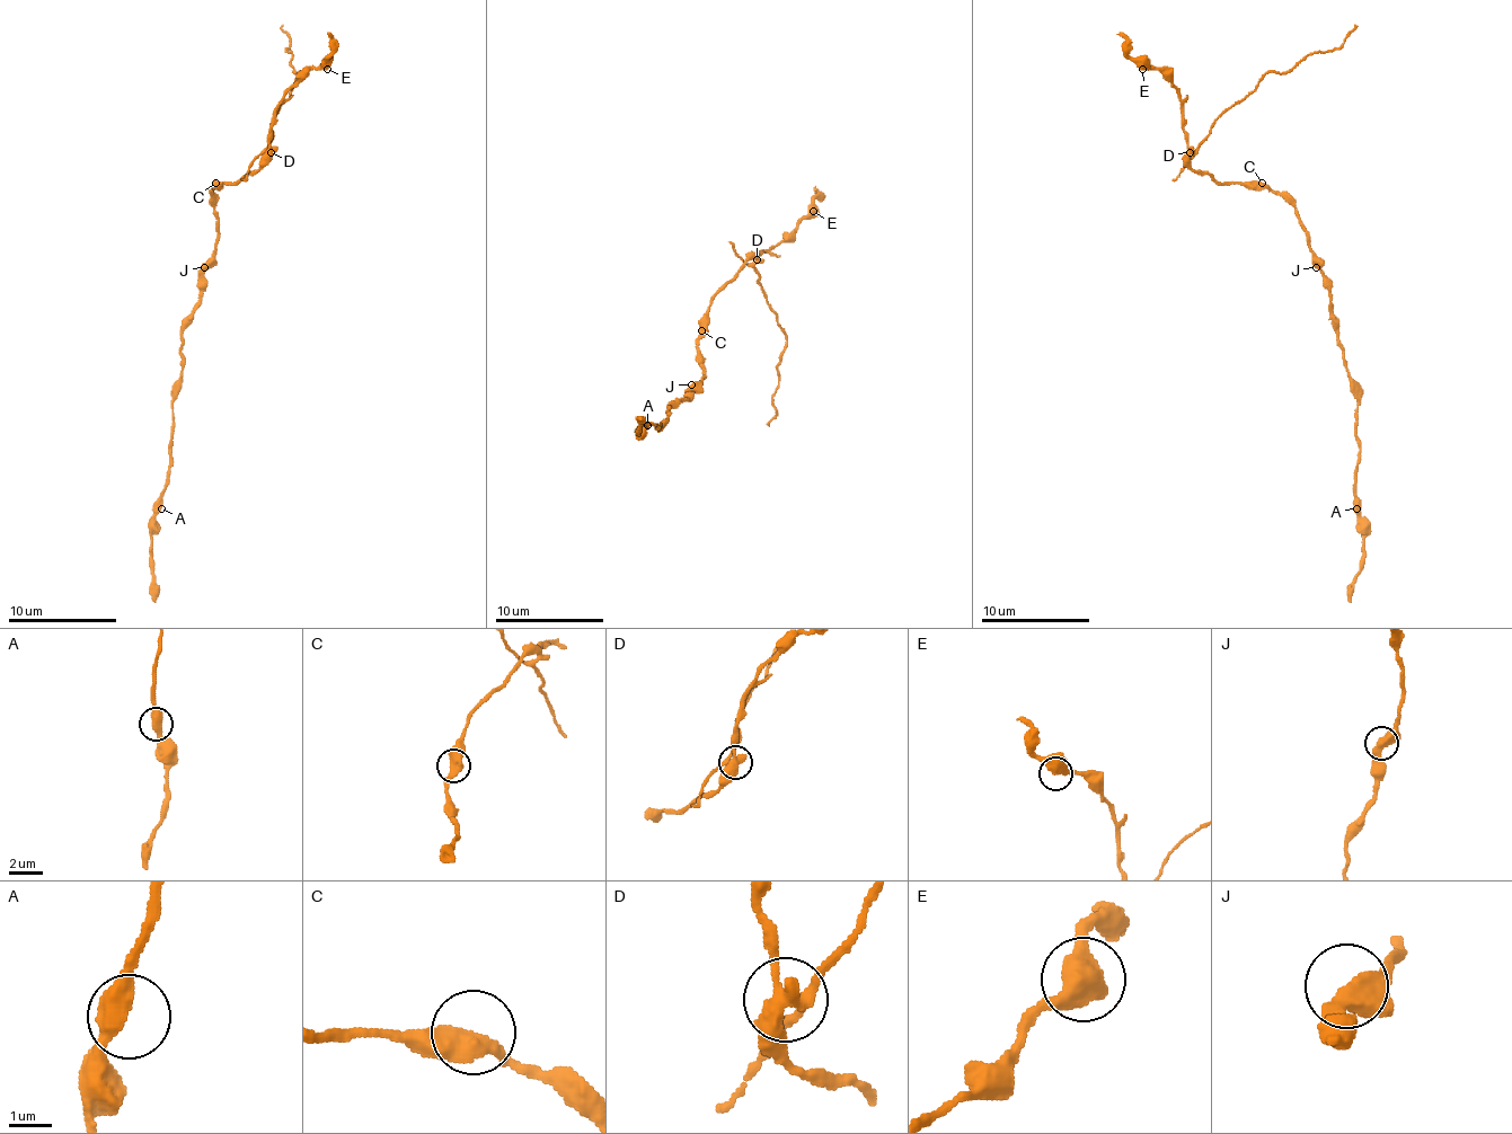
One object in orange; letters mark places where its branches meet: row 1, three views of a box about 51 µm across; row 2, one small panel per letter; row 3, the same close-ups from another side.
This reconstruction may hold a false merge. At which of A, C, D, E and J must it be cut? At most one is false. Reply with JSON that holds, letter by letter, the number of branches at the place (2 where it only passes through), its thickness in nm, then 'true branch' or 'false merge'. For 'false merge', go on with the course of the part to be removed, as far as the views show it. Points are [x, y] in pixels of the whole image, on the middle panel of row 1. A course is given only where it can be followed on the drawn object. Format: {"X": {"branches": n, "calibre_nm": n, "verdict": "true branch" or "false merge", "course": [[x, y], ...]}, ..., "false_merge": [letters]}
{"A": {"branches": 2, "calibre_nm": 460, "verdict": "true branch"}, "C": {"branches": 2, "calibre_nm": 460, "verdict": "true branch"}, "D": {"branches": 4, "calibre_nm": 400, "verdict": "false merge", "course": [[756, 260], [759, 284], [786, 338], [772, 404], [775, 415], [770, 425]]}, "E": {"branches": 4, "calibre_nm": 440, "verdict": "true branch"}, "J": {"branches": 3, "calibre_nm": 380, "verdict": "true branch"}, "false_merge": ["D"]}

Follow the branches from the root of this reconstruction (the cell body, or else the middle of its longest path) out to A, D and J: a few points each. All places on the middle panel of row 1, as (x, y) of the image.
A: (705, 374), (686, 398), (669, 407), (669, 415), (659, 428), (647, 425)
D: (705, 374), (699, 352), (701, 317), (710, 301), (734, 274), (751, 257), (756, 260)
J: (705, 374), (699, 382), (691, 384)

